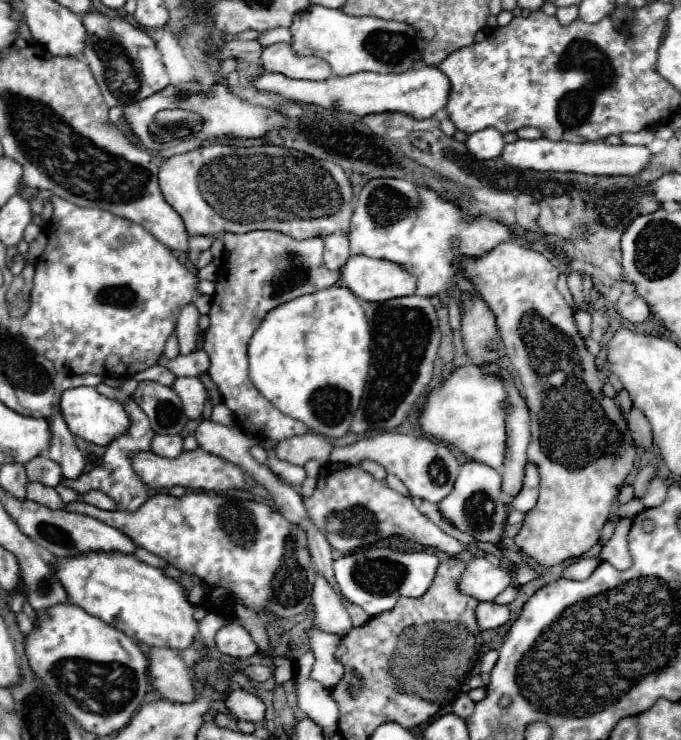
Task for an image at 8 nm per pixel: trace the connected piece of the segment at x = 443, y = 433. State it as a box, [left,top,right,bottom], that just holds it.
[418,365,506,469]

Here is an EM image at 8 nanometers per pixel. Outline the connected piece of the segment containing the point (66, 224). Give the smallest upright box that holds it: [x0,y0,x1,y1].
[20,197,198,377]

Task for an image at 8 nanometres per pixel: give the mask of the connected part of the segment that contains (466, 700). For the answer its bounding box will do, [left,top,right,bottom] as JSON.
[454,693,476,719]

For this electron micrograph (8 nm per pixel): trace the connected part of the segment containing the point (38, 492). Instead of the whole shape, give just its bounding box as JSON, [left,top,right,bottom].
[26,483,66,509]

